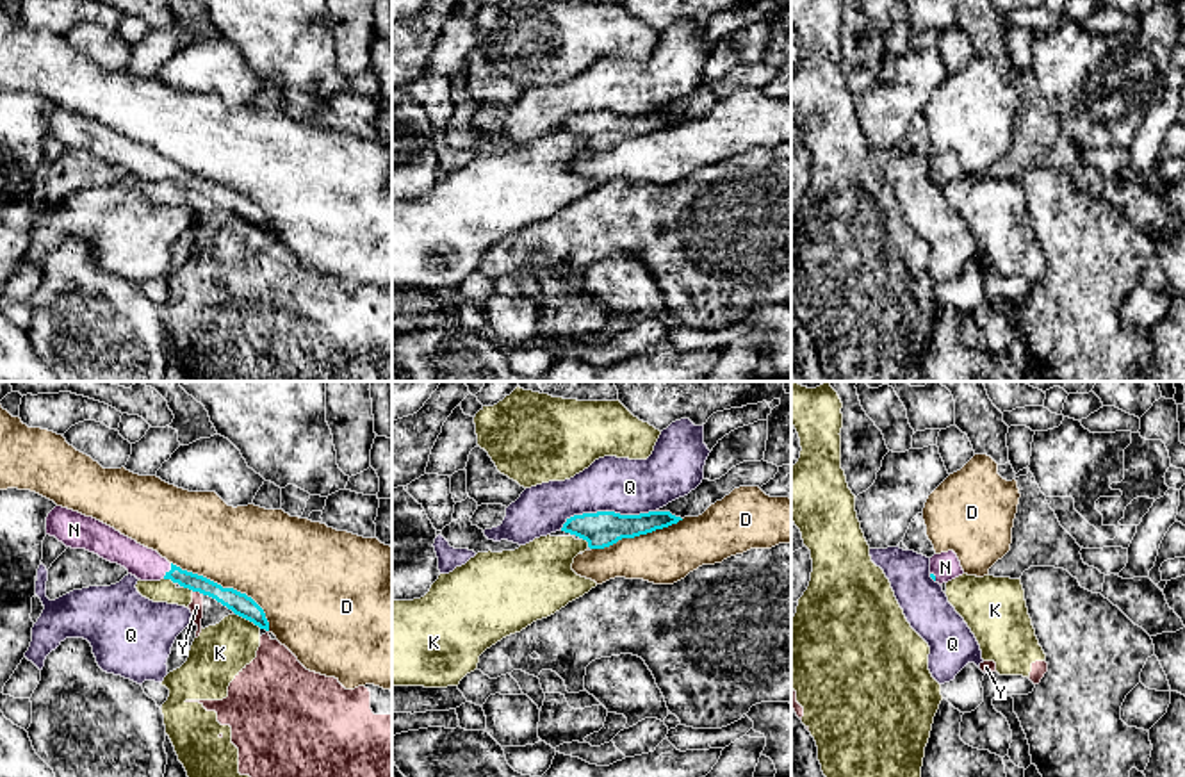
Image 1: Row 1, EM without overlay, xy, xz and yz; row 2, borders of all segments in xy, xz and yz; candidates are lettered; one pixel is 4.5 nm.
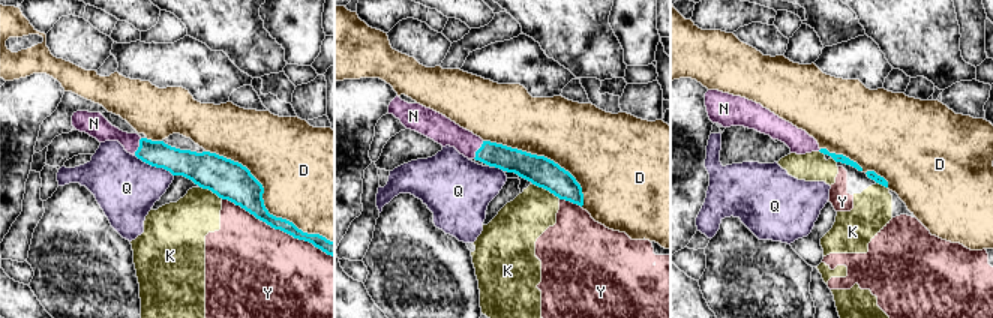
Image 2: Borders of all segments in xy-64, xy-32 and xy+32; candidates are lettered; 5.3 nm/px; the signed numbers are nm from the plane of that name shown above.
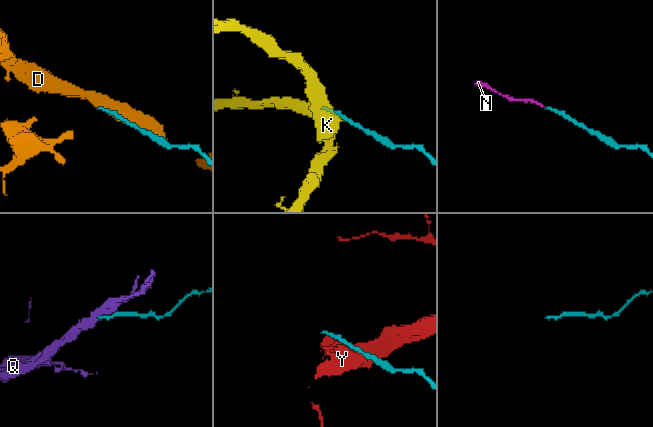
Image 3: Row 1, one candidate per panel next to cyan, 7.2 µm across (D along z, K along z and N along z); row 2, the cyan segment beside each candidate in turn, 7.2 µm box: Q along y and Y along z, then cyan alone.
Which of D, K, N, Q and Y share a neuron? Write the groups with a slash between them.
D / K Y / N / Q

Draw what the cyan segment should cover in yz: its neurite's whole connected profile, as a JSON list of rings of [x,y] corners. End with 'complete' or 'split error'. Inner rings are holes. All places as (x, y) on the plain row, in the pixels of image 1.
[[[953,151],[934,155],[930,159],[930,178],[943,185],[948,184],[959,176],[962,176],[964,171],[960,168],[960,162]]] | split error

